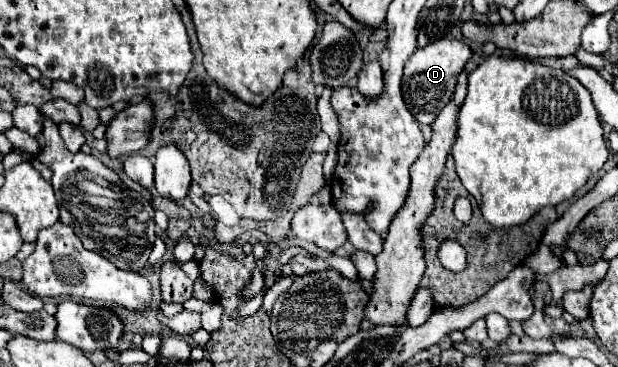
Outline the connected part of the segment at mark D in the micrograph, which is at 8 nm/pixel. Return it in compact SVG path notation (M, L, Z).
M442 38L426 48L418 48L410 60L404 66L404 76L402 76L402 94L408 110L414 114L414 118L420 124L432 124L440 110L446 106L446 102L452 100L454 88L456 88L456 78L464 70L464 66L472 58L472 48L460 40L452 38Z

